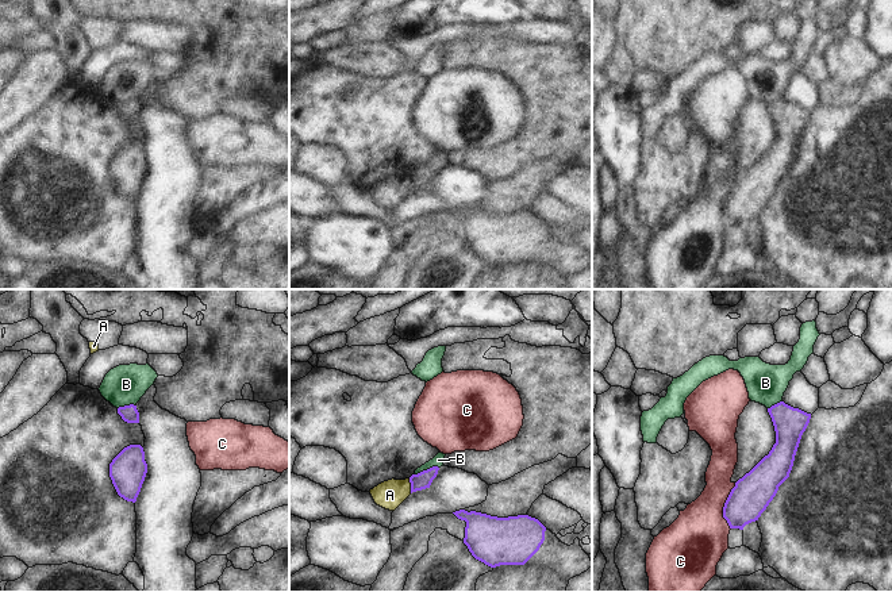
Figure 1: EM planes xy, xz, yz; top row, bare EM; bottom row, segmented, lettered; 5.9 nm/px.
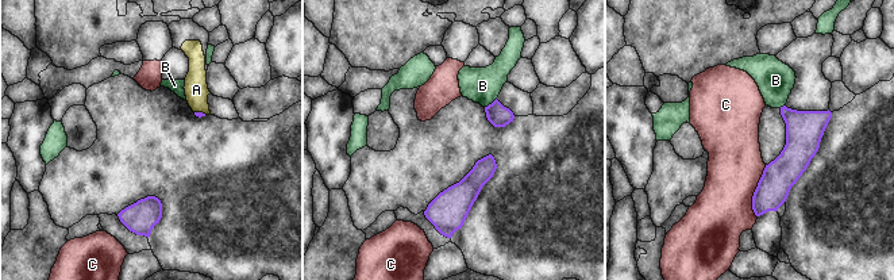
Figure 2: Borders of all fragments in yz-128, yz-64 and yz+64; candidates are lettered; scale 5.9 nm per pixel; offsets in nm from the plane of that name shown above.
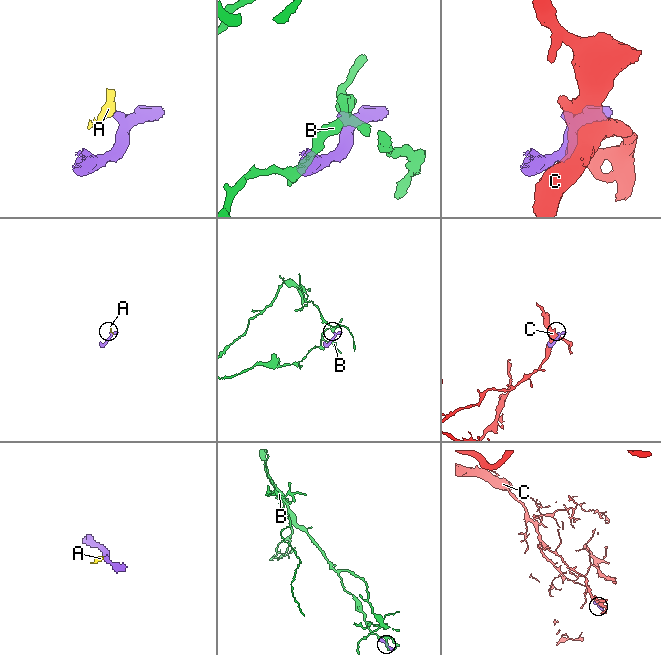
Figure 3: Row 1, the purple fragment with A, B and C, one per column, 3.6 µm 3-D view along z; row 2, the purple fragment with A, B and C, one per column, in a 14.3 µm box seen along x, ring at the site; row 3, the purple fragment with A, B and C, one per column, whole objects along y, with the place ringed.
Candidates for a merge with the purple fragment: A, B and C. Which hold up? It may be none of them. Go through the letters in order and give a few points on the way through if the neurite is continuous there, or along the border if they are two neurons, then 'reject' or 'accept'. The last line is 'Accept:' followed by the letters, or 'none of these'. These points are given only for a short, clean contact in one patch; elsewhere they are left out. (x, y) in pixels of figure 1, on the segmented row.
A: border along xz (408, 479), (411, 492); reject
B: border along xz (438, 466), (430, 466), (414, 475); reject
C: border along yz (735, 483), (723, 507), (723, 518), (730, 529); reject
Accept: none of these

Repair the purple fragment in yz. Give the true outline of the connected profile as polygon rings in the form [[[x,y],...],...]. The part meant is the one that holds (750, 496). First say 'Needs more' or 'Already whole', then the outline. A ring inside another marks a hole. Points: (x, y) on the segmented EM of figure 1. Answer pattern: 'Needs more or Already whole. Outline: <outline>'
Already whole. Outline: [[[784,401],[772,405],[768,412],[774,426],[776,443],[731,489],[723,507],[723,518],[730,528],[743,530],[766,510],[778,487],[789,477],[801,435],[811,419],[811,414]]]

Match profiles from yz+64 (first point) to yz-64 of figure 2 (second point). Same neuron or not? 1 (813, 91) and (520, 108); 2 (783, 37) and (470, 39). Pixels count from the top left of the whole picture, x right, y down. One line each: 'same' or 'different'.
1: same
2: same

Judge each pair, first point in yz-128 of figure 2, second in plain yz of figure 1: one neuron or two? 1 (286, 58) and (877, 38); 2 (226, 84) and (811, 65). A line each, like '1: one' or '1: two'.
1: one
2: one

